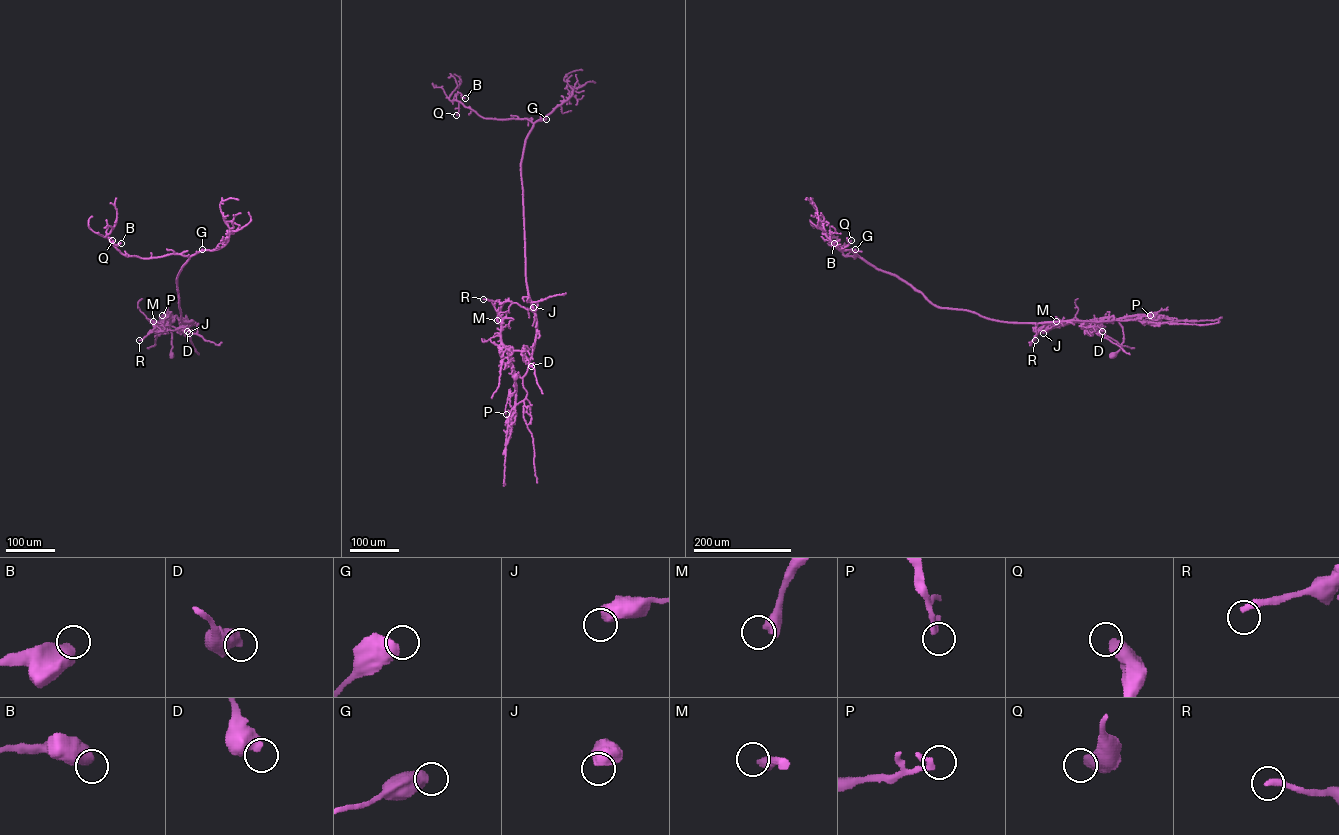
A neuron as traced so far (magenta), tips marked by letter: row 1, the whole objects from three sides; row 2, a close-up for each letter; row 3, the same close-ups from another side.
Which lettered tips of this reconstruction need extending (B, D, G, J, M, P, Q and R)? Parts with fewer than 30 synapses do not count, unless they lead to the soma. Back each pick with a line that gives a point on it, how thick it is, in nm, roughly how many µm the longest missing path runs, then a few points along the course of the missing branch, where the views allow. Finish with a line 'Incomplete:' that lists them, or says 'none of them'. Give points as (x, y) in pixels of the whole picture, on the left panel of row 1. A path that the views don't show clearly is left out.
M: place (153, 321); calibre 500 nm; missing 30 µm
Incomplete: M

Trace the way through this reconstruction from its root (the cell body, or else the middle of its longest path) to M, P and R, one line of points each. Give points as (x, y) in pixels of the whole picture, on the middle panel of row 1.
M: (516, 377), (516, 388), (510, 356), (501, 335), (502, 320), (512, 302), (506, 301), (502, 305), (497, 320)
P: (516, 377), (516, 390), (508, 396), (506, 414)
R: (516, 377), (516, 388), (510, 356), (501, 335), (502, 320), (512, 302), (483, 299)

